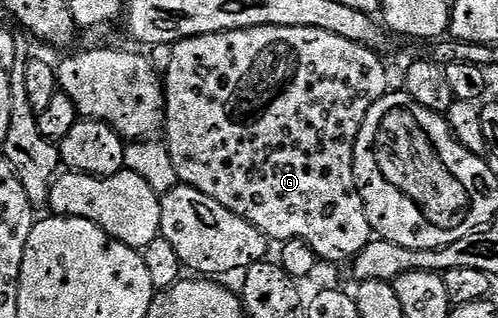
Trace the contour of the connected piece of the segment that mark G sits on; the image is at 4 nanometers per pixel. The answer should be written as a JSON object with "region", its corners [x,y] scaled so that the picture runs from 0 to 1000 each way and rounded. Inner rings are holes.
{"region":[[[520,82],[518,88],[456,94],[454,101],[438,101],[436,107],[408,107],[406,113],[390,113],[388,119],[367,119],[361,132],[347,142],[341,214],[325,245],[329,264],[329,390],[325,399],[325,434],[333,450],[341,503],[347,506],[349,535],[355,541],[359,569],[371,585],[386,585],[398,604],[422,616],[422,629],[438,629],[438,642],[446,642],[446,654],[454,654],[462,667],[486,679],[502,704],[510,704],[510,717],[524,723],[548,764],[568,767],[578,758],[590,758],[596,748],[598,755],[612,758],[614,767],[622,774],[631,796],[635,796],[637,814],[651,821],[653,811],[659,824],[695,821],[693,827],[713,814],[715,802],[727,792],[727,780],[735,780],[739,764],[749,758],[751,748],[747,708],[741,704],[739,682],[731,664],[731,632],[723,613],[723,594],[715,585],[711,478],[715,475],[715,431],[727,403],[727,390],[735,377],[735,365],[743,352],[743,340],[767,305],[767,299],[781,292],[783,283],[783,270],[779,270],[779,220],[771,211],[771,195],[763,182],[769,179],[739,145],[711,138],[703,126],[687,126],[687,113],[671,113],[663,101],[647,101],[639,88],[566,88],[564,94],[558,94],[550,82]]]}

